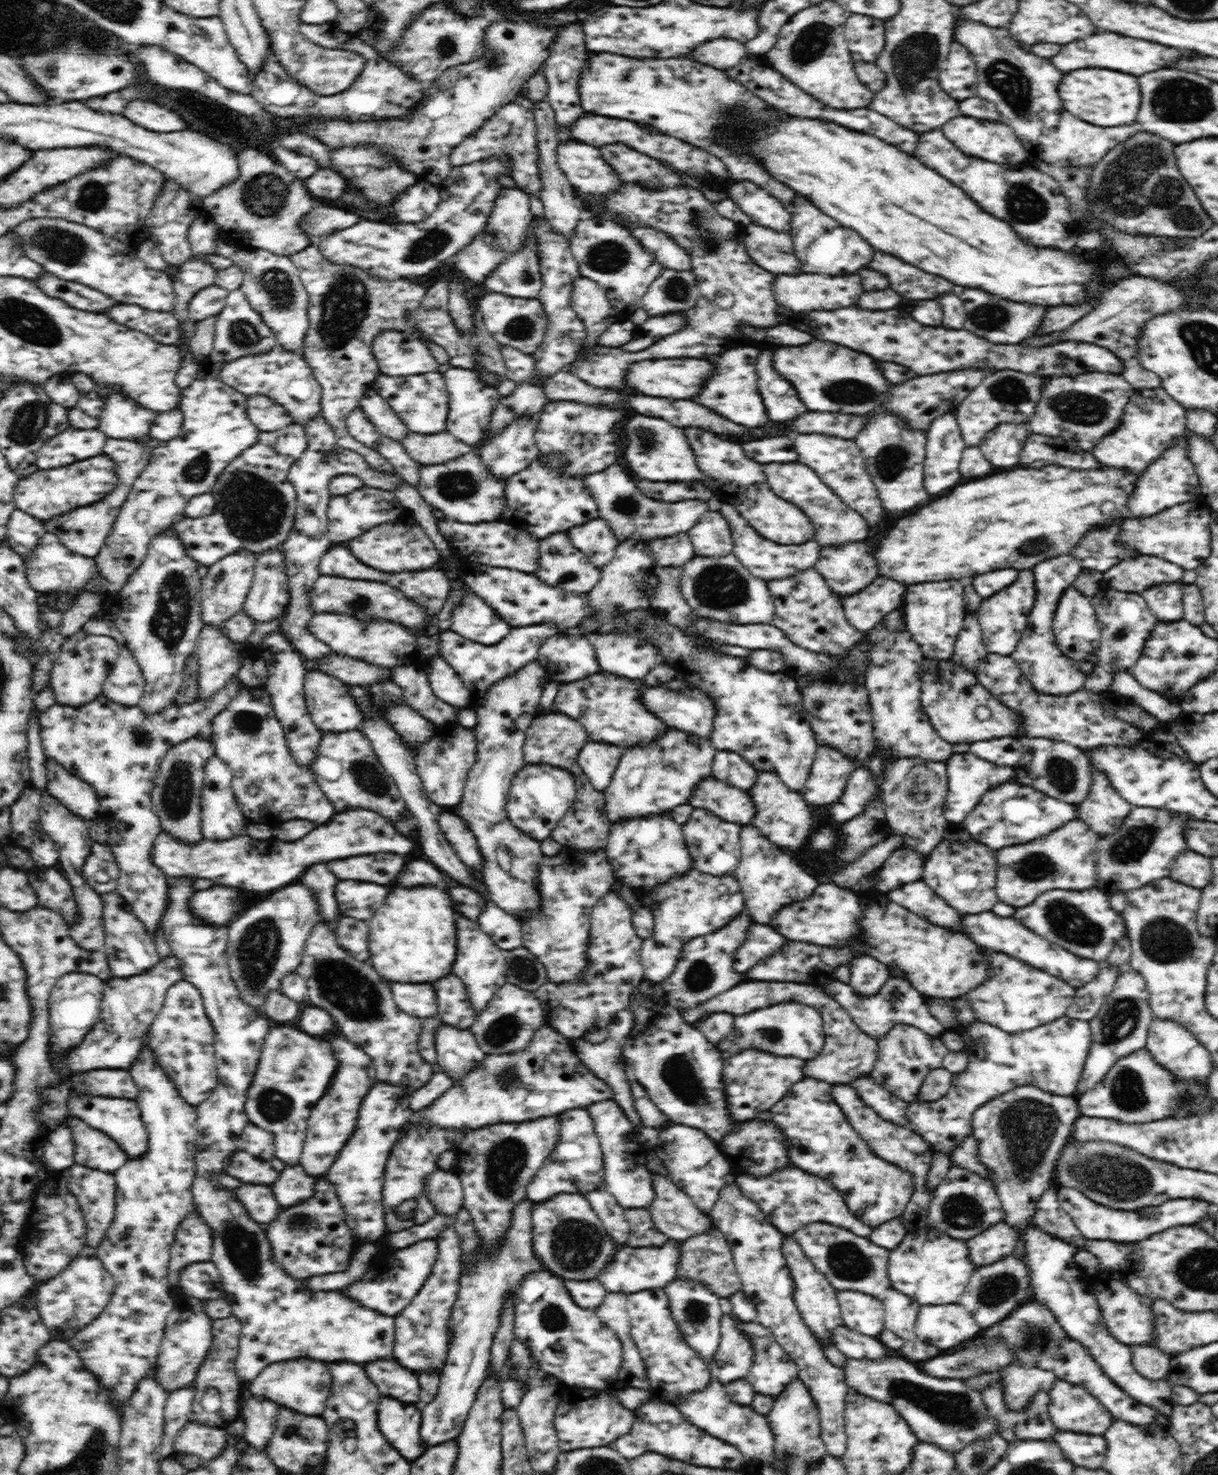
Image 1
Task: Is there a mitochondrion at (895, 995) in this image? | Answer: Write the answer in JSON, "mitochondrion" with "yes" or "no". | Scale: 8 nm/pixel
{"mitochondrion":"no"}

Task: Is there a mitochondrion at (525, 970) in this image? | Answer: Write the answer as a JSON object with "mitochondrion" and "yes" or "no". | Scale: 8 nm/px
{"mitochondrion":"yes"}

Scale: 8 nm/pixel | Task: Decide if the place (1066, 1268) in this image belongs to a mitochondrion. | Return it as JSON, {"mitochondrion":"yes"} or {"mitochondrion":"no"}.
{"mitochondrion":"no"}

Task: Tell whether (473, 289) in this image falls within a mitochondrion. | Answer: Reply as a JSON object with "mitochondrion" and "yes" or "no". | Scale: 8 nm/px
{"mitochondrion":"no"}

